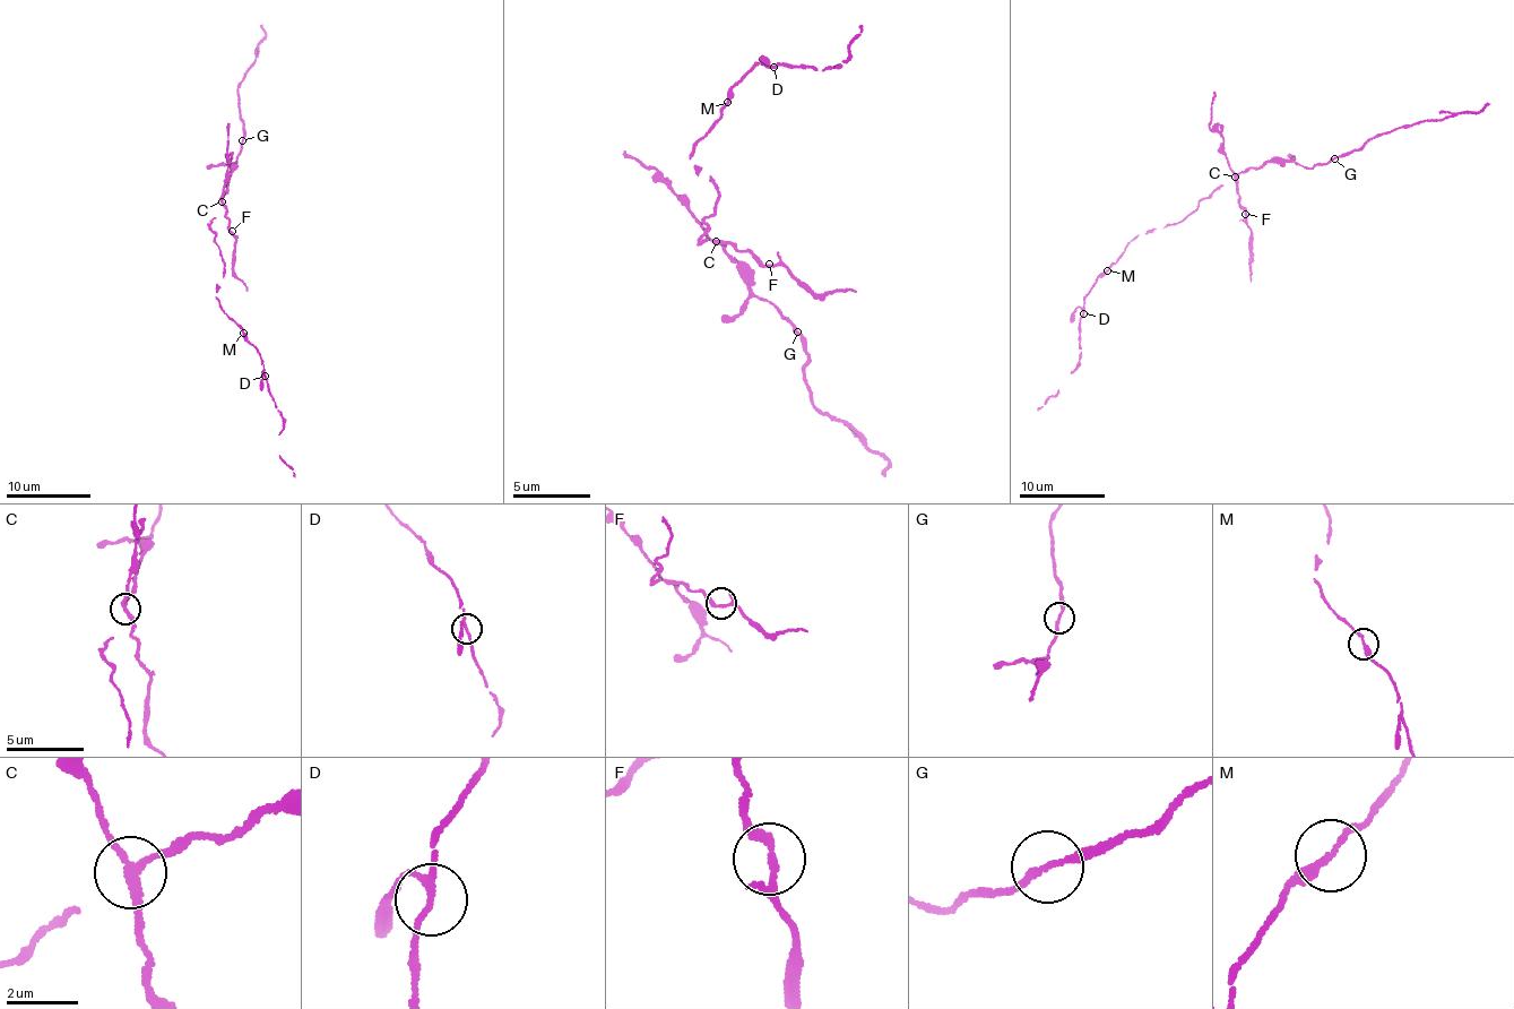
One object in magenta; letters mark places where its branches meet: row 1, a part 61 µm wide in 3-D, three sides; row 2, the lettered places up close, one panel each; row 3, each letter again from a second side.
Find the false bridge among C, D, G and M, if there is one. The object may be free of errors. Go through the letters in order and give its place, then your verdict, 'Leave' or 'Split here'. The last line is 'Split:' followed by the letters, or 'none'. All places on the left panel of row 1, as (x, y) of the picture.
C: Place: (222, 201). Split here
D: Place: (265, 376). Leave
G: Place: (242, 140). Leave
M: Place: (243, 333). Leave
Split: C

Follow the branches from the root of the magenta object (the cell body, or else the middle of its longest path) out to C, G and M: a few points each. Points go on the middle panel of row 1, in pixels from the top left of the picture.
C: (699, 239), (734, 246), (716, 239)
G: (699, 239), (734, 246), (726, 240), (717, 241), (742, 266), (742, 277), (749, 291), (777, 310), (796, 333)
M: (699, 239), (719, 196), (712, 177), (697, 174), (691, 153), (728, 103)

